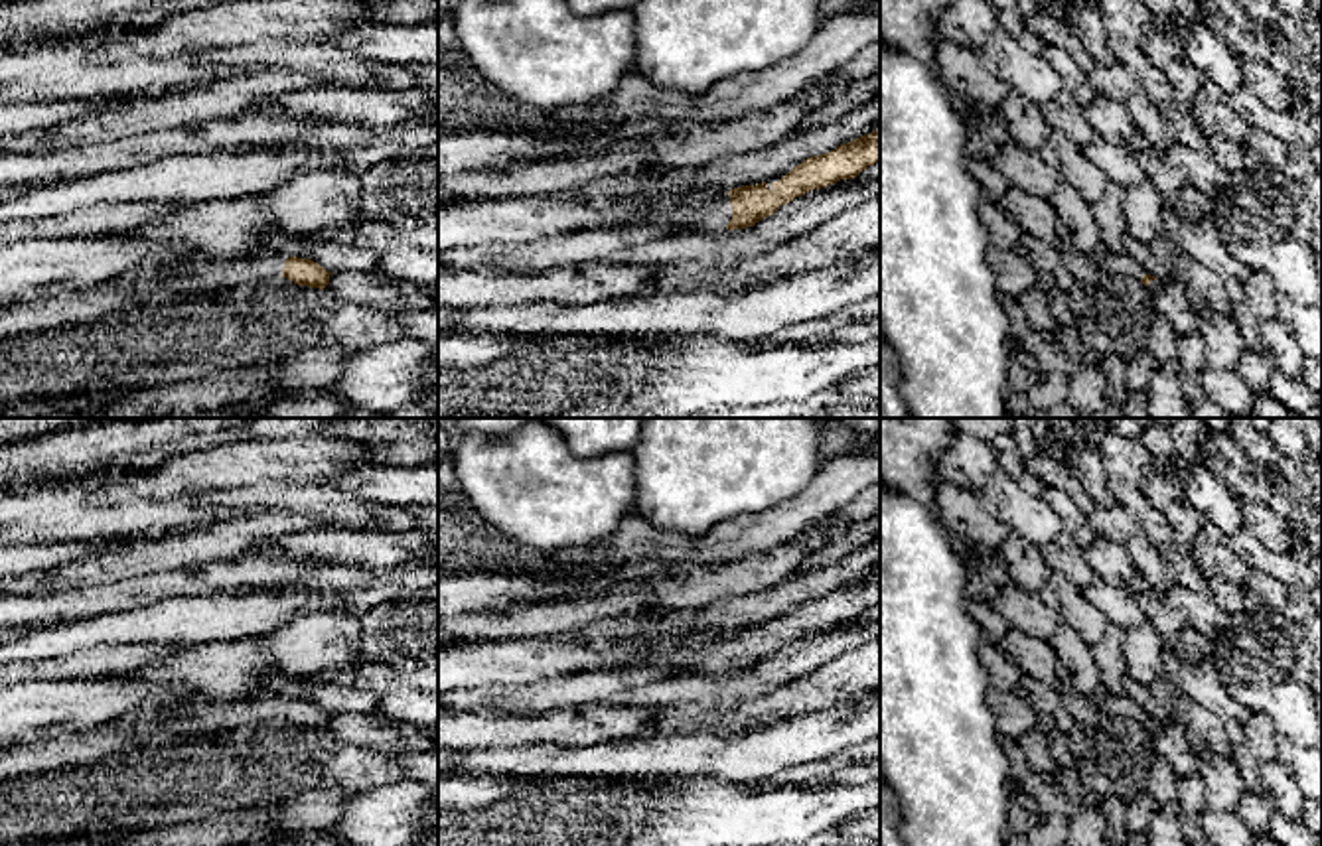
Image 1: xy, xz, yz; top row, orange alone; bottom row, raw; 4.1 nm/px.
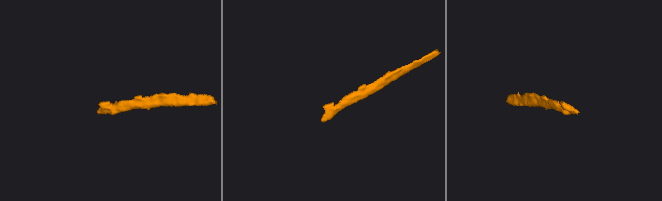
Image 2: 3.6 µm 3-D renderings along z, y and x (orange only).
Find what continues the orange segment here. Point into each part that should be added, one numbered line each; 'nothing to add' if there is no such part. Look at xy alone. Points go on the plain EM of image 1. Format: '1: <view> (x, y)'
1: xy (210, 718)

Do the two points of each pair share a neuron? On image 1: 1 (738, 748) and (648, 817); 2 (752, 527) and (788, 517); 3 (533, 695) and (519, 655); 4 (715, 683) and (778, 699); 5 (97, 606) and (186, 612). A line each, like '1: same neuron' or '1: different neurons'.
1: different neurons
2: same neuron
3: different neurons
4: different neurons
5: different neurons

